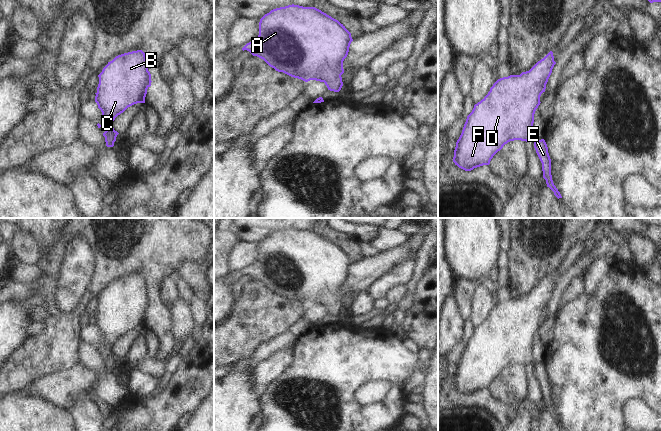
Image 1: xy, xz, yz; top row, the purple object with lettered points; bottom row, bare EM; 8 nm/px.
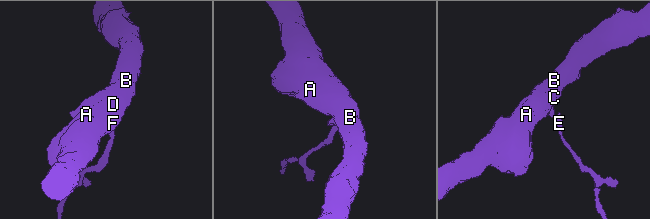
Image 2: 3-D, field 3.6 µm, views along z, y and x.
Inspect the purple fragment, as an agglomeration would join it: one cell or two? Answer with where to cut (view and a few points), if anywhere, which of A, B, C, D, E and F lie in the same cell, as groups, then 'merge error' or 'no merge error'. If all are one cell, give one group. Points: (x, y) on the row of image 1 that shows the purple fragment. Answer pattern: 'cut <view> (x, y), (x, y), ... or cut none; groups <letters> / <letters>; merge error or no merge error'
cut none; groups A B C D E F; no merge error

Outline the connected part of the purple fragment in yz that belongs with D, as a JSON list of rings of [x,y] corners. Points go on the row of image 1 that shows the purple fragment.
[[[550,51],[543,59],[538,61],[529,71],[520,75],[510,75],[498,79],[490,88],[488,94],[474,105],[472,112],[467,116],[462,133],[456,142],[453,162],[465,171],[489,165],[493,156],[505,144],[514,140],[534,142],[534,148],[542,163],[543,178],[546,180],[554,195],[562,198],[553,183],[551,175],[551,159],[544,139],[536,140],[534,137],[534,114],[540,105],[540,96],[545,92],[546,84],[556,62],[553,52]]]

